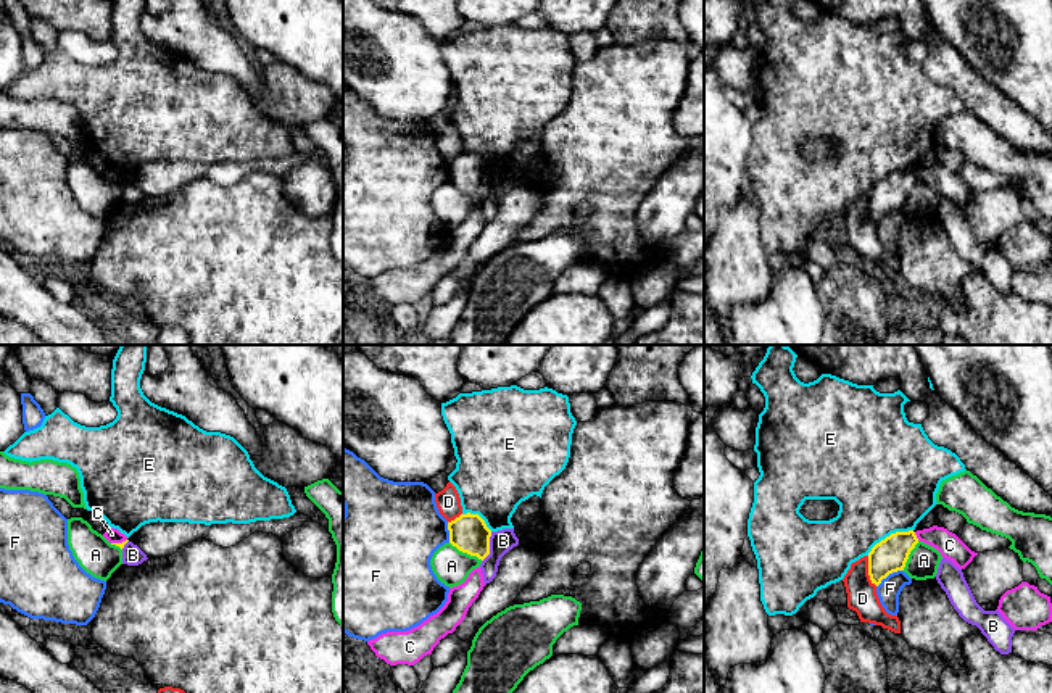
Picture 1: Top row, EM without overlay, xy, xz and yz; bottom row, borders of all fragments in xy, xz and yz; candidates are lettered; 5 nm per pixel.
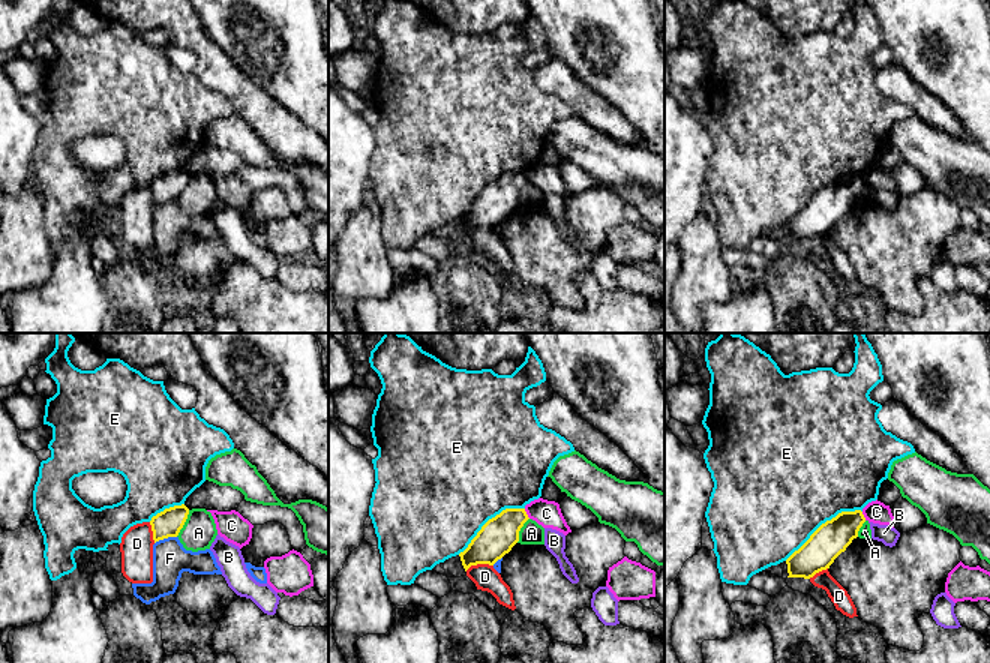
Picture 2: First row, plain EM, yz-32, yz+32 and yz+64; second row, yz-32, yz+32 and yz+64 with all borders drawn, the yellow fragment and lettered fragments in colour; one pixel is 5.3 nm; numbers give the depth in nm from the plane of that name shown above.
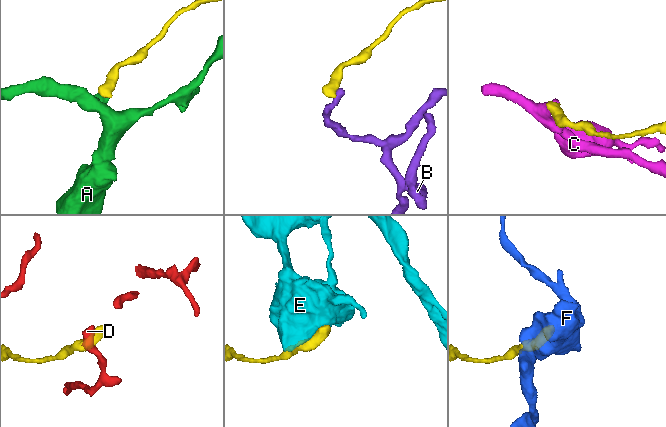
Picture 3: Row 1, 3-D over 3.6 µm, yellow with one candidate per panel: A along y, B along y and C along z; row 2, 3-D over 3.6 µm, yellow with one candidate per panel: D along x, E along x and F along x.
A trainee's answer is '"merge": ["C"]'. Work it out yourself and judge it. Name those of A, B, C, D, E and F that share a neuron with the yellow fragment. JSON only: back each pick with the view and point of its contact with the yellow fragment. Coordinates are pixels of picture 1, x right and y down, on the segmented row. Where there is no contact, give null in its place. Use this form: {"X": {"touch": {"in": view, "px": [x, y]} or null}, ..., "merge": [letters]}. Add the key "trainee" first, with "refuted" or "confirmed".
{"trainee": "refuted", "merge": []}

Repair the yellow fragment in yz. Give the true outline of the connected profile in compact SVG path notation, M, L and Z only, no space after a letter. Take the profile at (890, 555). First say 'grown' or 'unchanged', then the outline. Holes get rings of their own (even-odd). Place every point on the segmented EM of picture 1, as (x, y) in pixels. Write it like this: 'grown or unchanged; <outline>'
unchanged; M913 530L896 532L876 543L868 553L868 575L876 587L889 574L904 571L910 551L918 543Z

